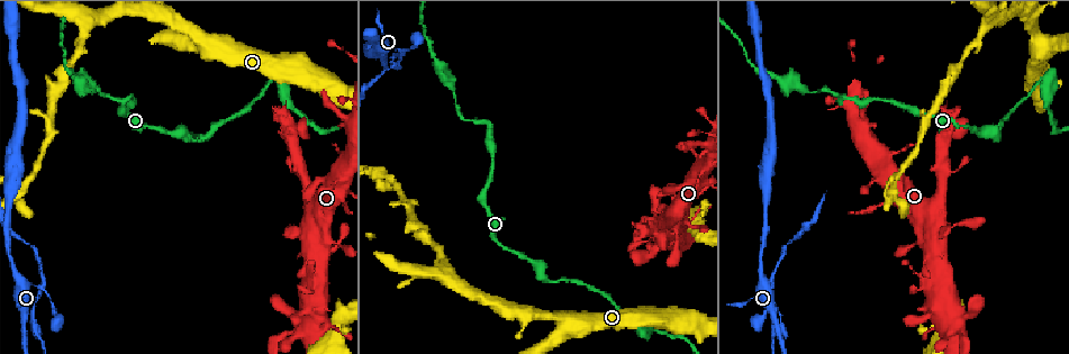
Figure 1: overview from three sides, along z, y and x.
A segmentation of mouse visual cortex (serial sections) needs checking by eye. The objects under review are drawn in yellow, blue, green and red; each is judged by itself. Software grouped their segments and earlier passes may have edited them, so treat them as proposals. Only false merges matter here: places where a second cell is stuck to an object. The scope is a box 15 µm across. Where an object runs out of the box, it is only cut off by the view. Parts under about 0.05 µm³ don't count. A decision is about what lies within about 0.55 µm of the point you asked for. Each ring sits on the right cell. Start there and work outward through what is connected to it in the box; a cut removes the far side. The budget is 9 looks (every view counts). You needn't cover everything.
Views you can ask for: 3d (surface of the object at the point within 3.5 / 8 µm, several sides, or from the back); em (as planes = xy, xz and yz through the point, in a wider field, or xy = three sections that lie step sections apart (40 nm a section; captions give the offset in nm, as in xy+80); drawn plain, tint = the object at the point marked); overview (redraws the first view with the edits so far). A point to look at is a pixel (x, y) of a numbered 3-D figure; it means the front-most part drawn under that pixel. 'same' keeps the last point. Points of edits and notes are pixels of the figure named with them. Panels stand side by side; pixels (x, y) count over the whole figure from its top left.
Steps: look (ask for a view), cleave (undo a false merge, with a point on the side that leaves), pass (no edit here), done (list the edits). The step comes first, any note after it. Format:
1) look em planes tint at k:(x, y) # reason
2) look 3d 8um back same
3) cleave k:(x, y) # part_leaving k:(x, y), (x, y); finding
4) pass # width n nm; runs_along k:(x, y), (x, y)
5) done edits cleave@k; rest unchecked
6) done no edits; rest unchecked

look 3d 3.5um at 1:(408, 49) # a narrow waist

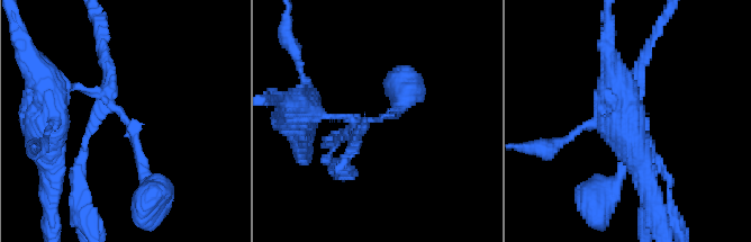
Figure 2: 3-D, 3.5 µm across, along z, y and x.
look em planes tint at 2:(383, 118) # shape alone is not enough

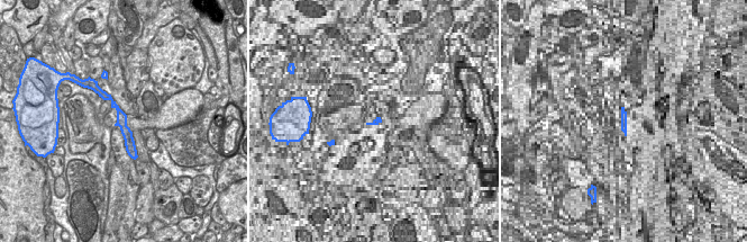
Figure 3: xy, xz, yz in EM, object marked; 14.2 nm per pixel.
cleave 2:(647, 52) # part_leaving 2:(639, 83), (644, 48), (659, 25); a second cell is stuck on

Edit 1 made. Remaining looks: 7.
look overview # see it whole again

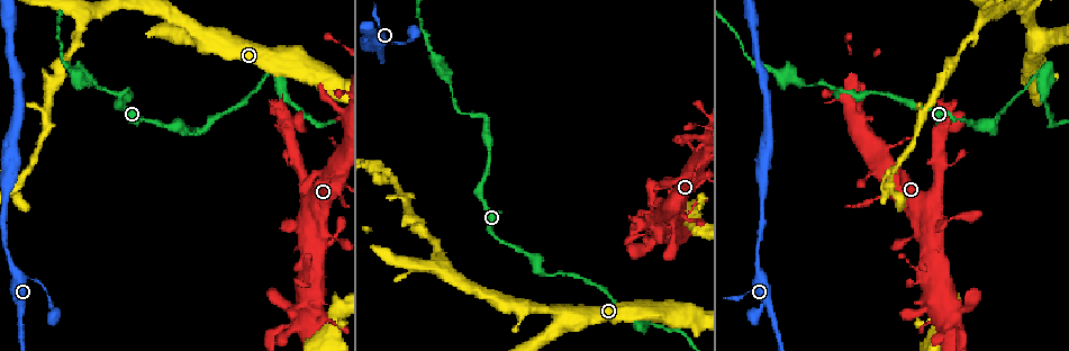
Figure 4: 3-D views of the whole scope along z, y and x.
look em xy step 3 tint at 4:(883, 91)

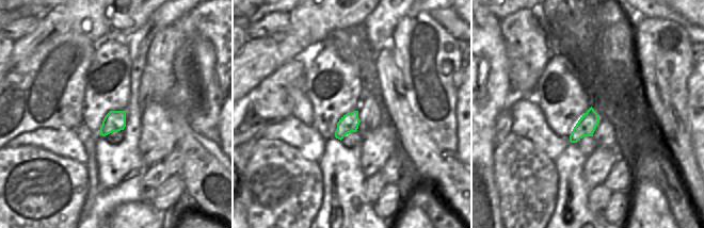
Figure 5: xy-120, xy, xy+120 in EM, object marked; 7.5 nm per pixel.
look 3d 3.5um same # see where the arms go

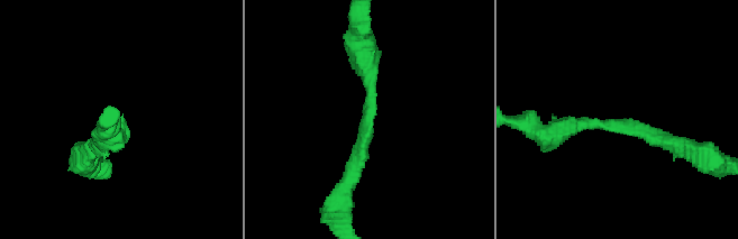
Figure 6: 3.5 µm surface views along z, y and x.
pass # runs_along 6:(347, 184), (372, 115), (362, 52); continuous, no second cell

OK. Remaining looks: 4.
look 3d 3.5um at 4:(1032, 34) # sudden change in width

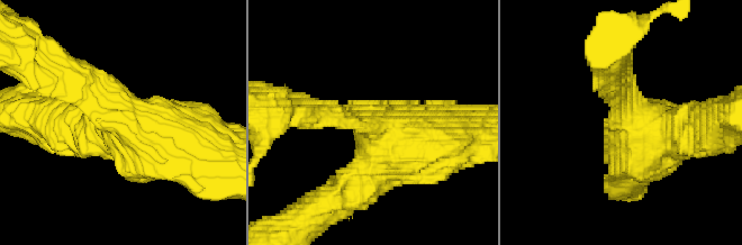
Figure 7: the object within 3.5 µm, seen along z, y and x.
look em xy step 2 tint at 7:(374, 125)

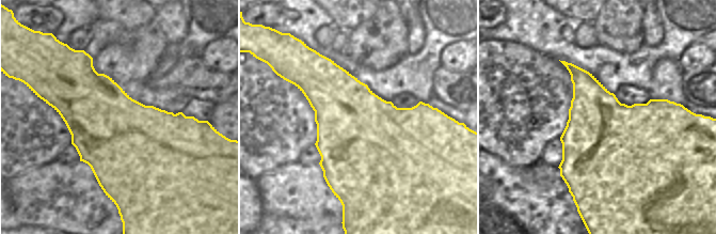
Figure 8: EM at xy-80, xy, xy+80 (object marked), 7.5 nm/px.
pass # runs_along 7:(211, 159), (148, 141), (87, 85); one cell here

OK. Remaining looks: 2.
look 3d 3.5um back at 4:(1044, 74) # branch point

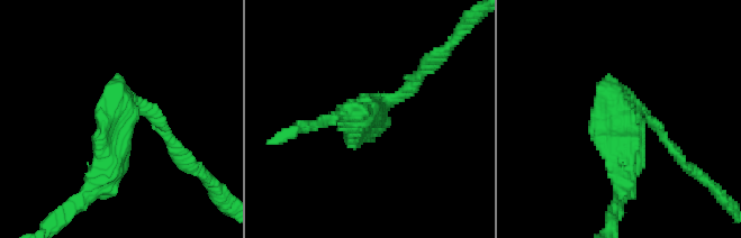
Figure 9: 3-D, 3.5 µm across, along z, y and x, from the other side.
look em planes tint at 9:(122, 118) # now the EM

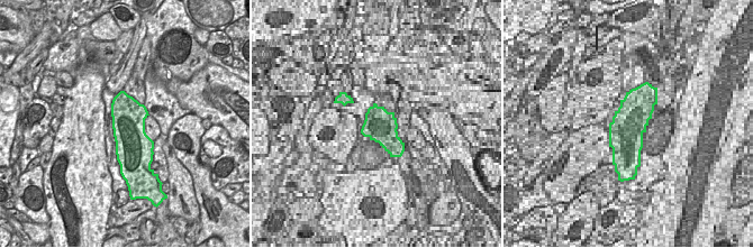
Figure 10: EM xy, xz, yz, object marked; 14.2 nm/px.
pass # runs_along 9:(169, 139), (130, 108), (93, 188); continuous, no second cell

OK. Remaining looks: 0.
done edits cleave@2; rest unchecked

